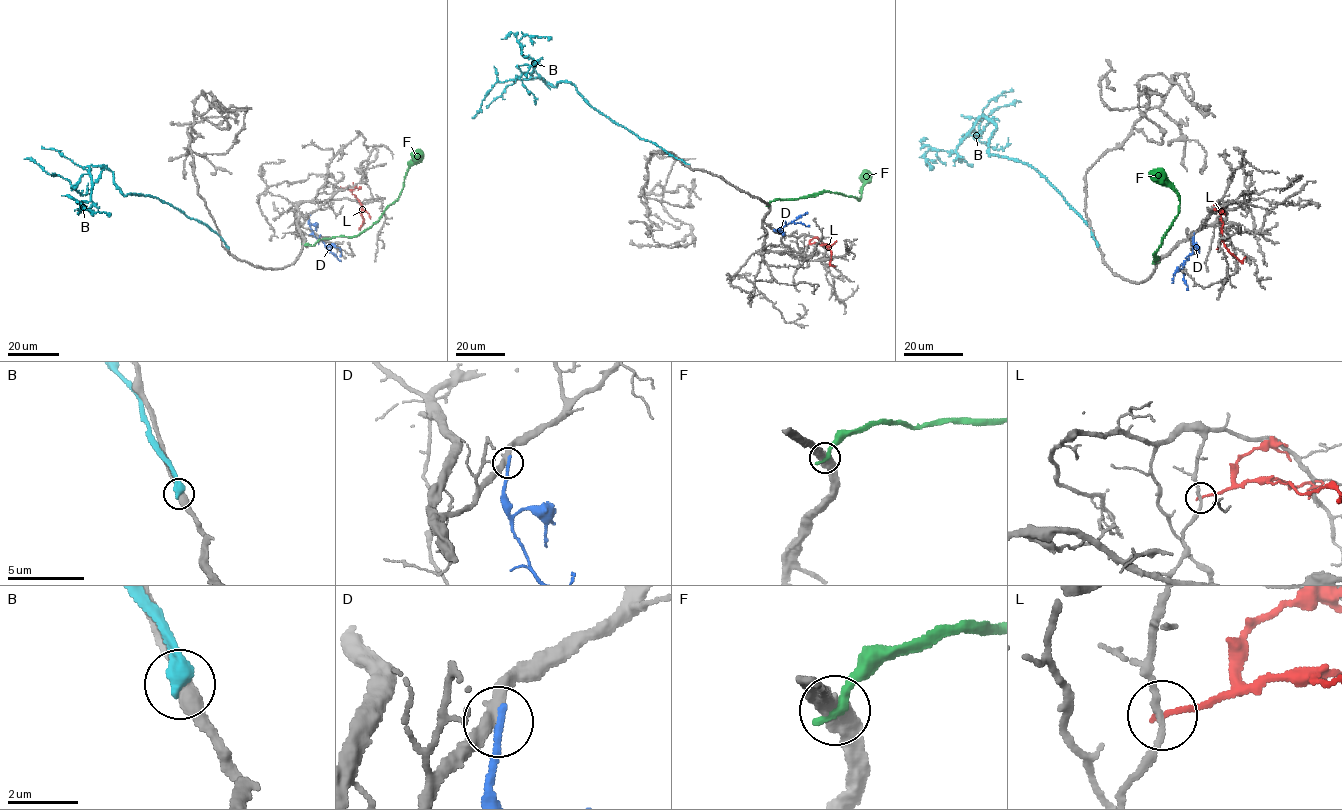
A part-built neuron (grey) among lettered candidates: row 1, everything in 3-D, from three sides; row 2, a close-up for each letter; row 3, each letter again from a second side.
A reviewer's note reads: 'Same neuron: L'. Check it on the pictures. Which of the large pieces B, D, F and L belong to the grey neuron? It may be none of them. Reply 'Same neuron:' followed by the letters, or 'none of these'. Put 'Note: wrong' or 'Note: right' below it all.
Same neuron: none of these
Note: wrong

